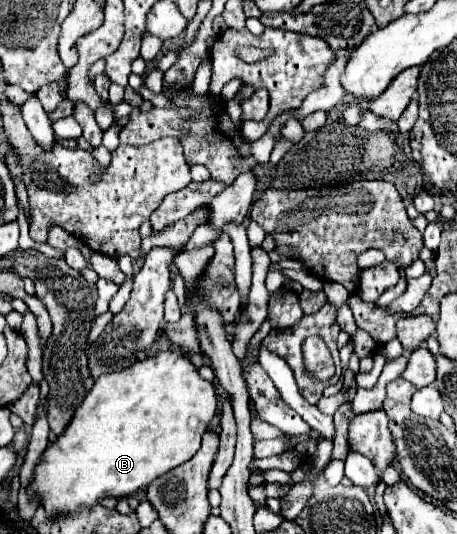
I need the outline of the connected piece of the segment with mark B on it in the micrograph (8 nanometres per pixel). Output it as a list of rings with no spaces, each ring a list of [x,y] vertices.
[[[159,351],[145,361],[133,363],[133,367],[101,375],[77,409],[65,433],[57,439],[57,443],[49,443],[43,451],[29,491],[41,497],[41,505],[49,517],[75,511],[81,505],[91,507],[105,495],[113,495],[115,499],[127,497],[143,485],[149,485],[165,471],[189,461],[201,447],[201,437],[209,429],[215,411],[217,397],[213,385],[205,381],[189,357],[179,351]]]

